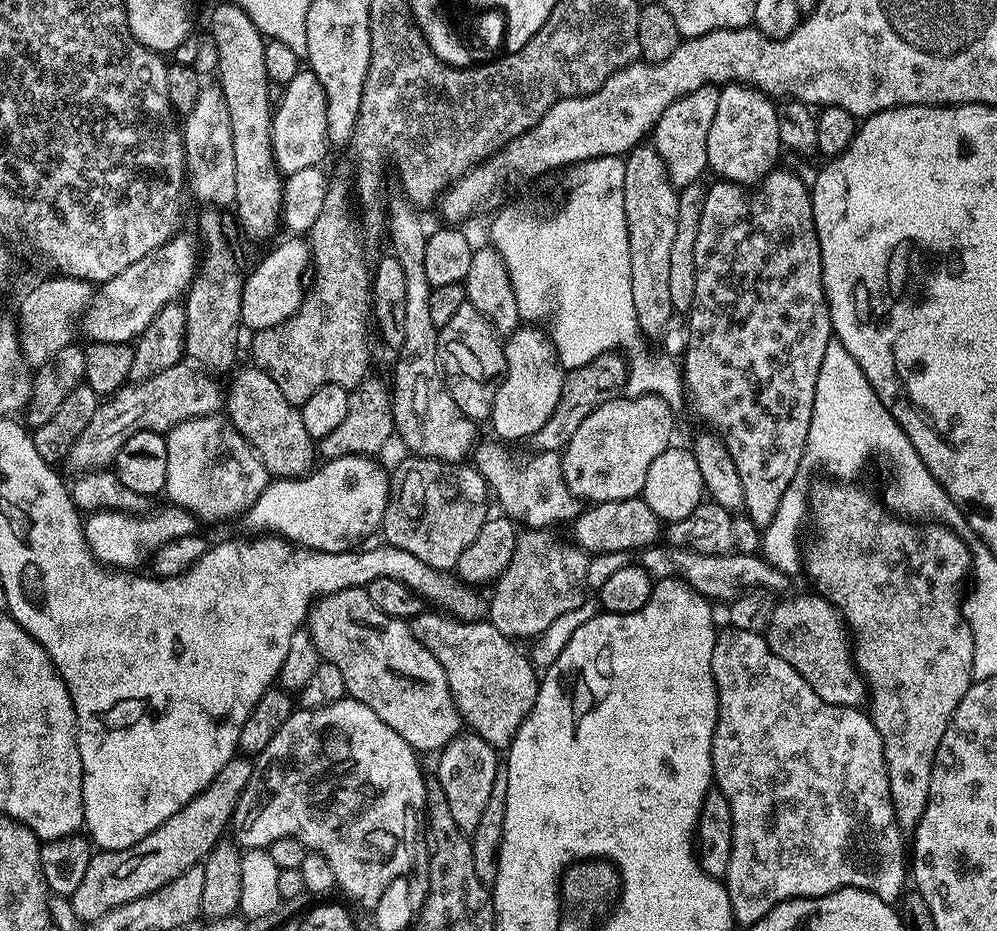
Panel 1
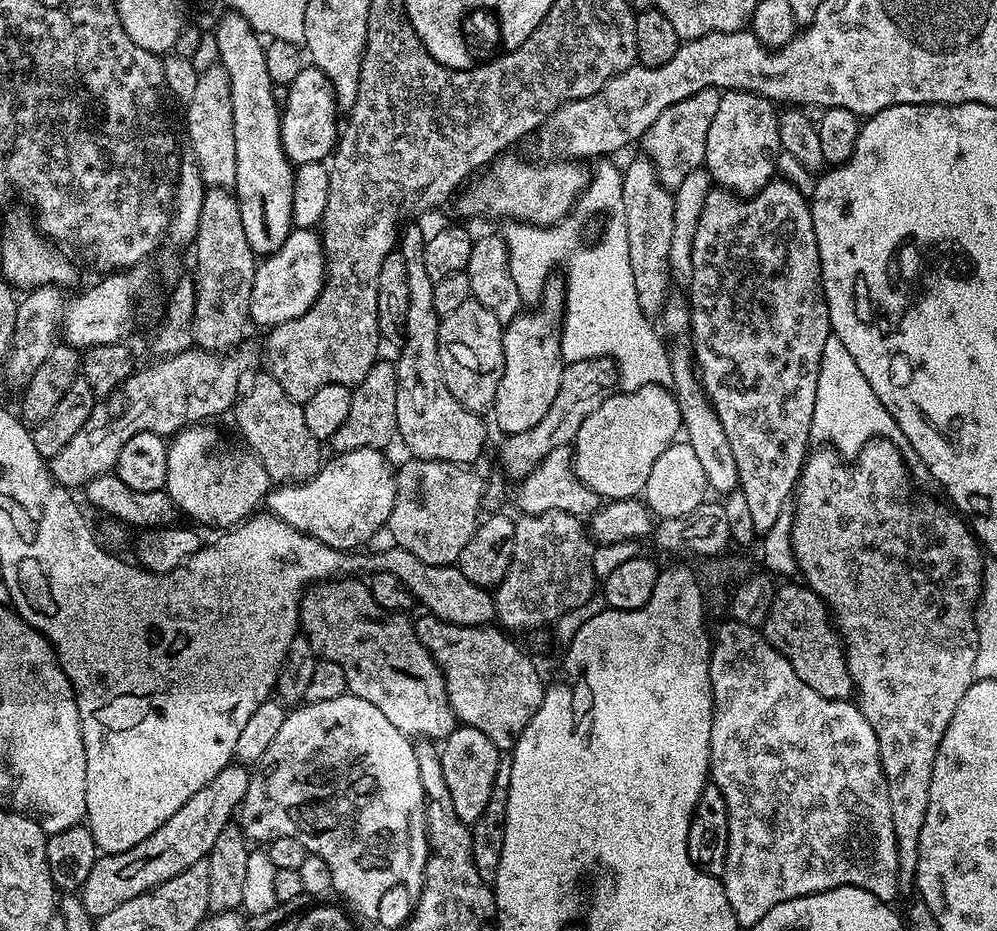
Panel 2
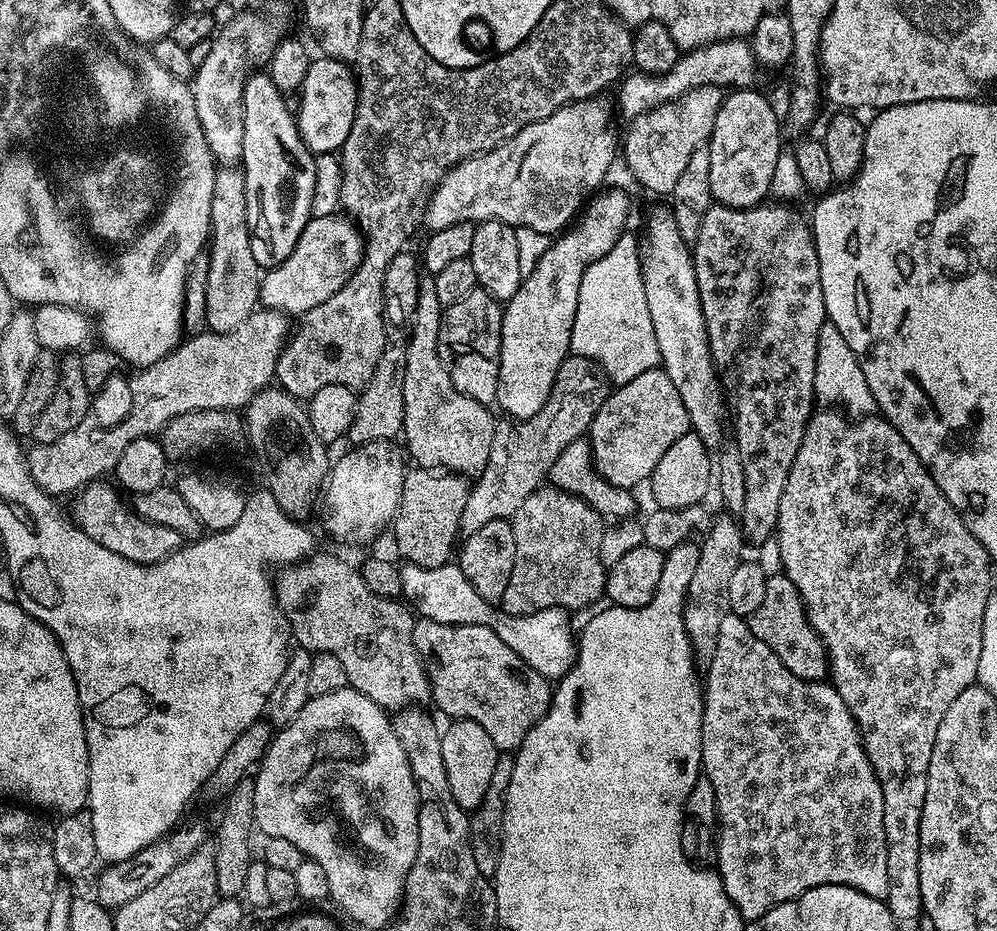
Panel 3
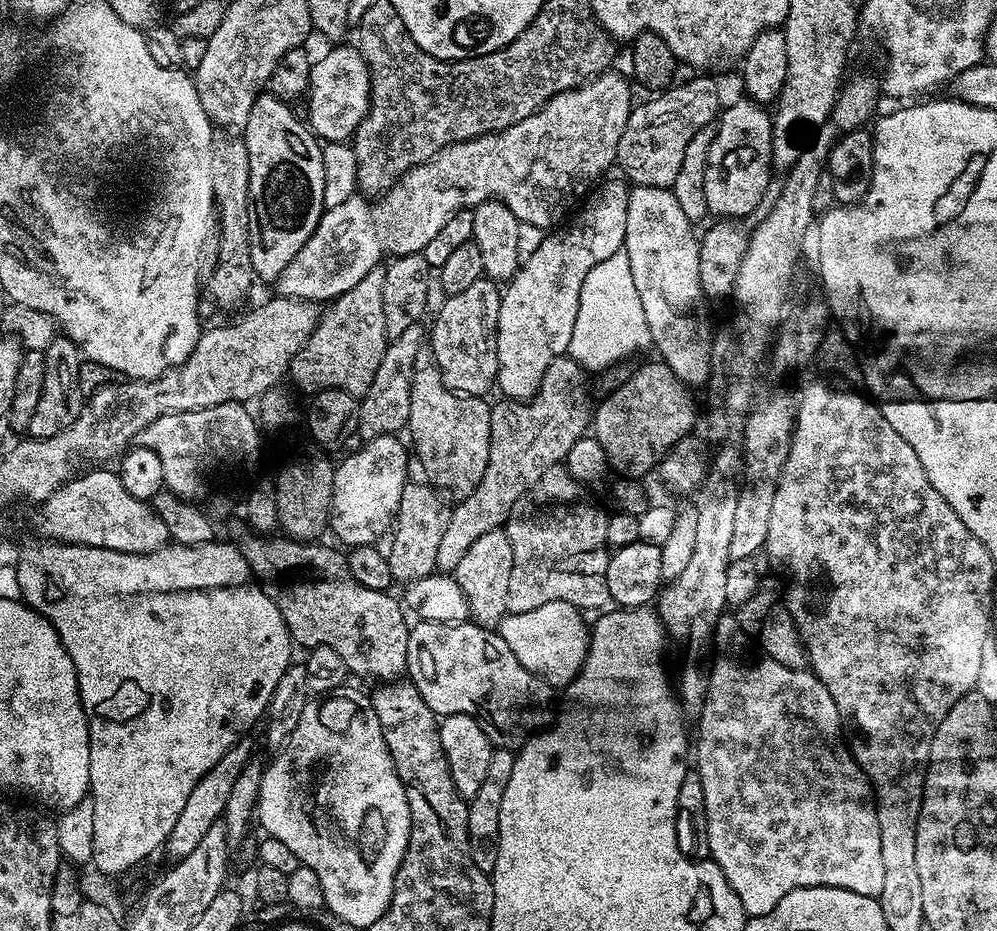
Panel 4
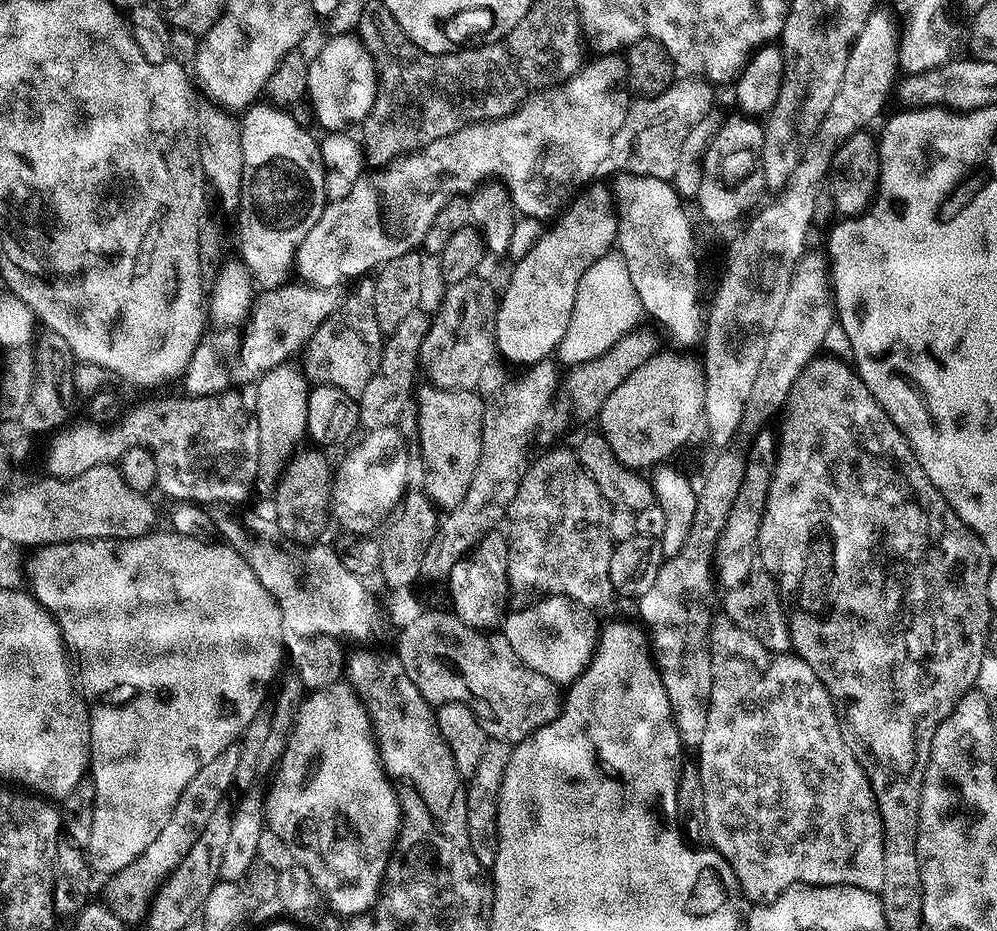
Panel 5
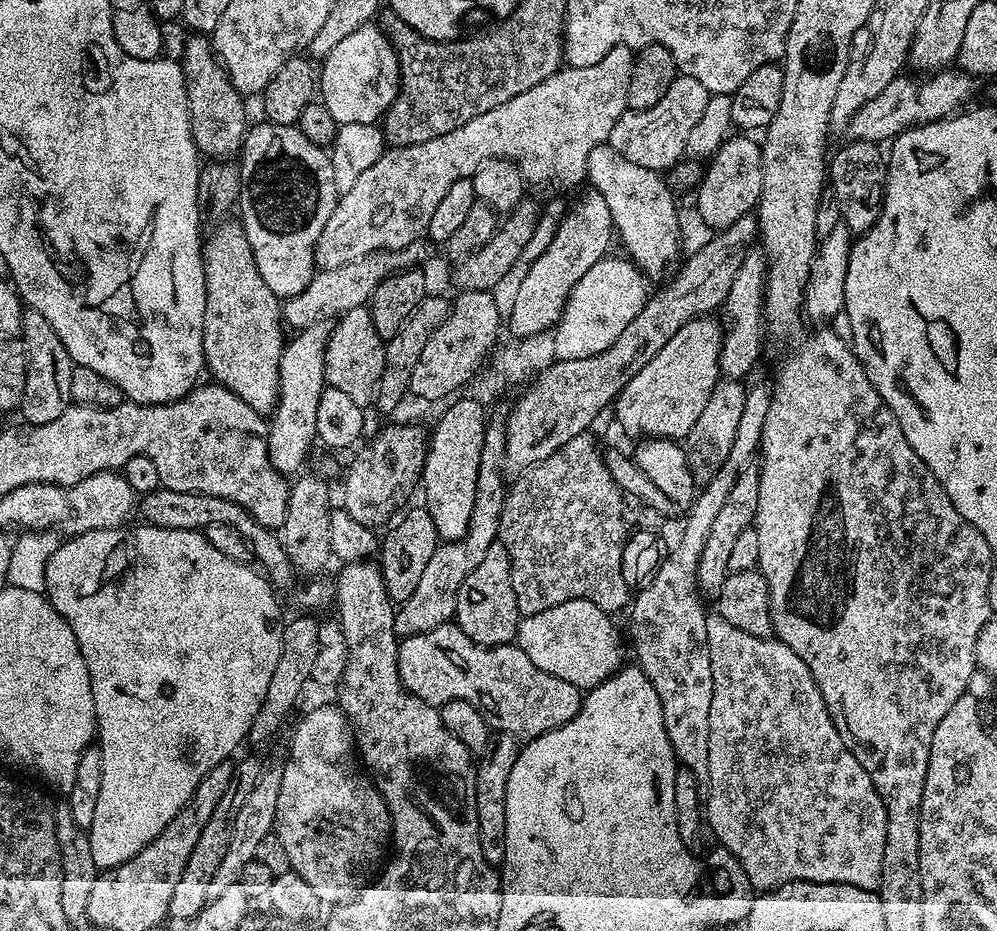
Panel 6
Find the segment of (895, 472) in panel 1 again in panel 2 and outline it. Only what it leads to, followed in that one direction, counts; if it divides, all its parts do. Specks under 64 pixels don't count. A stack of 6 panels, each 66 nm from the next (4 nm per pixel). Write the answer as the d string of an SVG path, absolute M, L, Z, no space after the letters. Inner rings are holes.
M835 334L830 335L826 338L826 347L822 350L822 366L818 370L812 440L831 446L841 457L855 458L867 440L877 438L900 442L904 440L904 435L902 430L898 430L886 406L878 402L878 394L870 390L870 382L866 382L866 374L858 370L850 350L842 346Z

